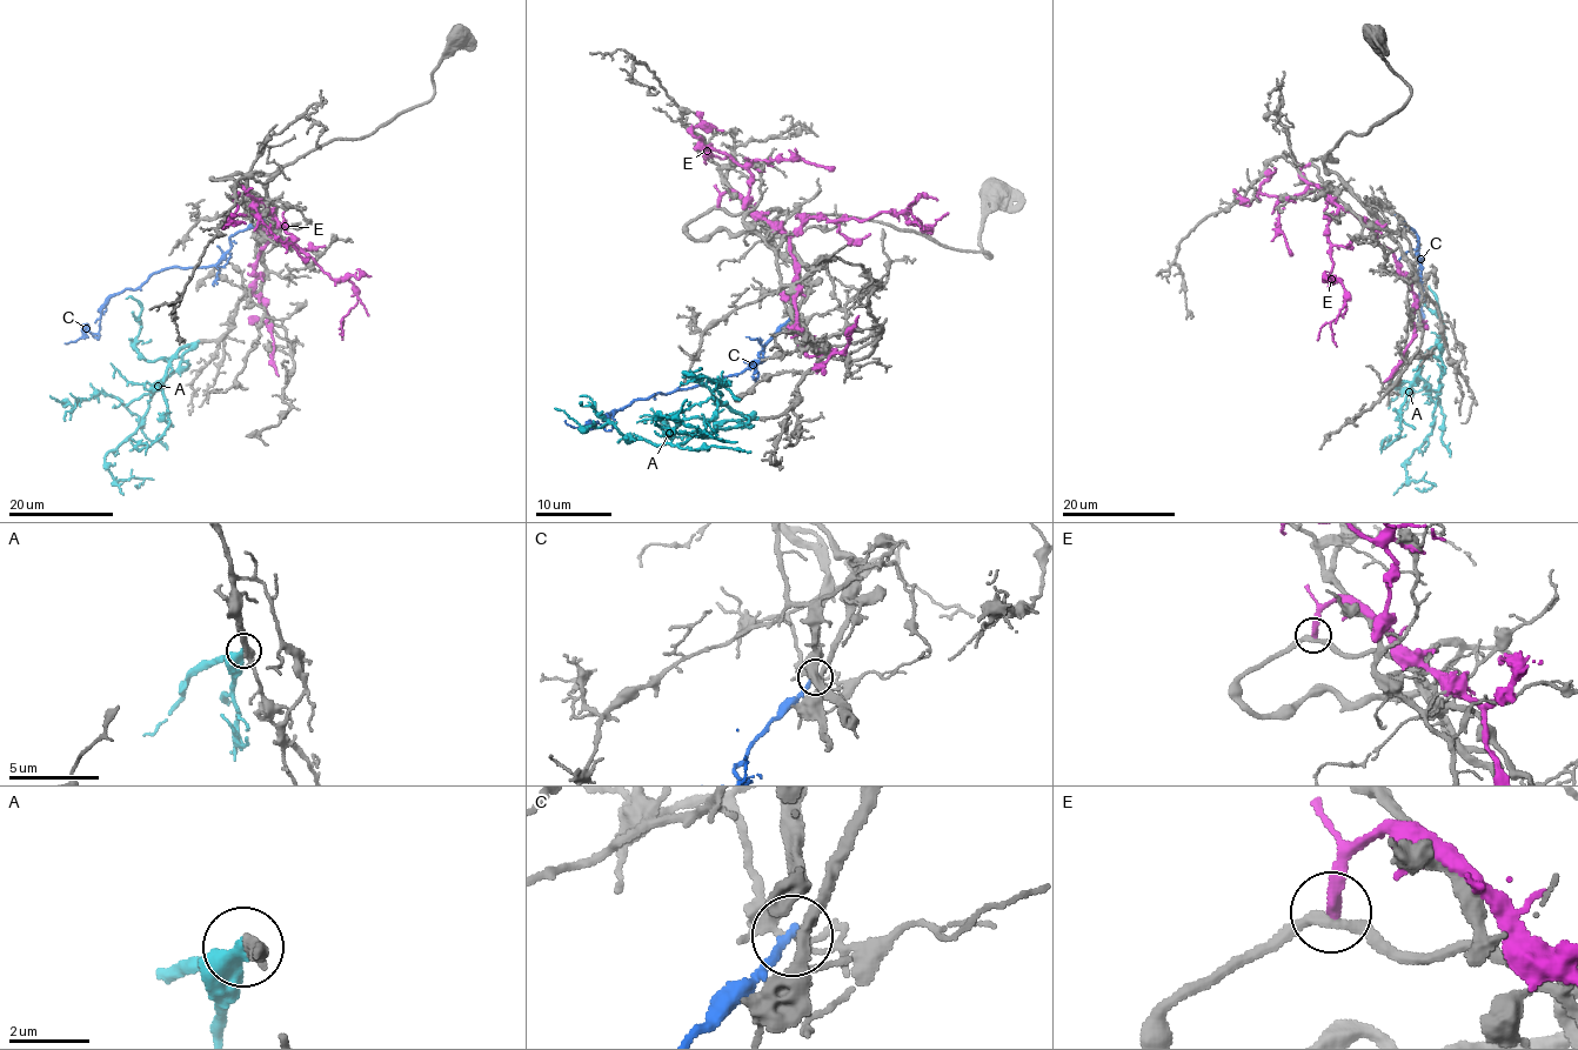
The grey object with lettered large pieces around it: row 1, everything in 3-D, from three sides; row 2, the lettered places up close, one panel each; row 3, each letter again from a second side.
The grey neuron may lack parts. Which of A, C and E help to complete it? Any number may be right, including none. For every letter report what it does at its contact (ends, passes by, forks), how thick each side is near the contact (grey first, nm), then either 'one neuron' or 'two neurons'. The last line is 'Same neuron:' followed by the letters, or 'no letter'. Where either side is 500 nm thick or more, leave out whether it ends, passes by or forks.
A: it ends; calibres 320 and 440 nm; one neuron
C: it ends; calibres 200 and 240 nm; two neurons
E: it ends; calibres 240 and 320 nm; two neurons
Same neuron: A

